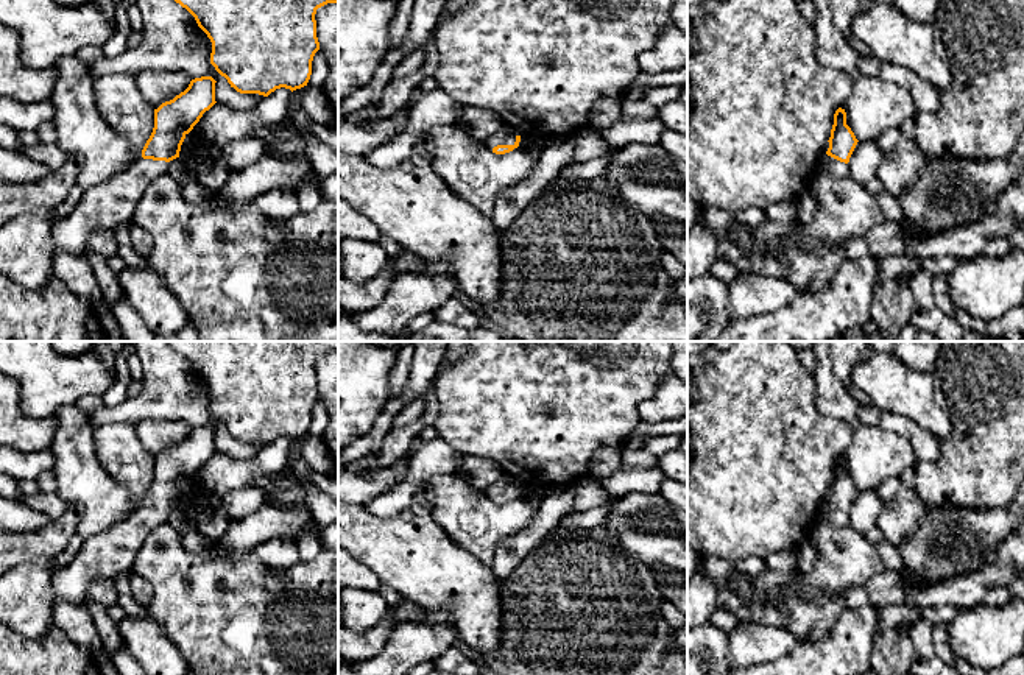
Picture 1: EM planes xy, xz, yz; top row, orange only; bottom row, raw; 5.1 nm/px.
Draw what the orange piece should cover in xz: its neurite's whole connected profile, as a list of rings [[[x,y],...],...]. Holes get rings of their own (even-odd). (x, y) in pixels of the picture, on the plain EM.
[[[508,477],[499,479],[489,488],[482,489],[483,494],[496,504],[505,504],[519,496],[521,485]]]

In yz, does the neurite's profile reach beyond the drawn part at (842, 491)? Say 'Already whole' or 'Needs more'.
Needs more

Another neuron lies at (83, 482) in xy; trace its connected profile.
[[[64,405],[55,419],[56,460],[51,471],[58,479],[56,494],[79,511],[76,533],[87,539],[128,518],[136,507],[128,489],[98,460],[89,413]]]

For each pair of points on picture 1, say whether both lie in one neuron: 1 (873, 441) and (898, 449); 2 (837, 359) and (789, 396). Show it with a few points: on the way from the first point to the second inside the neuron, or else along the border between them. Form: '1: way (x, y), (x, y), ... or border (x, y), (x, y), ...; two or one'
1: way (879, 448), (892, 449); one
2: border (812, 373), (817, 409), (823, 413); two

